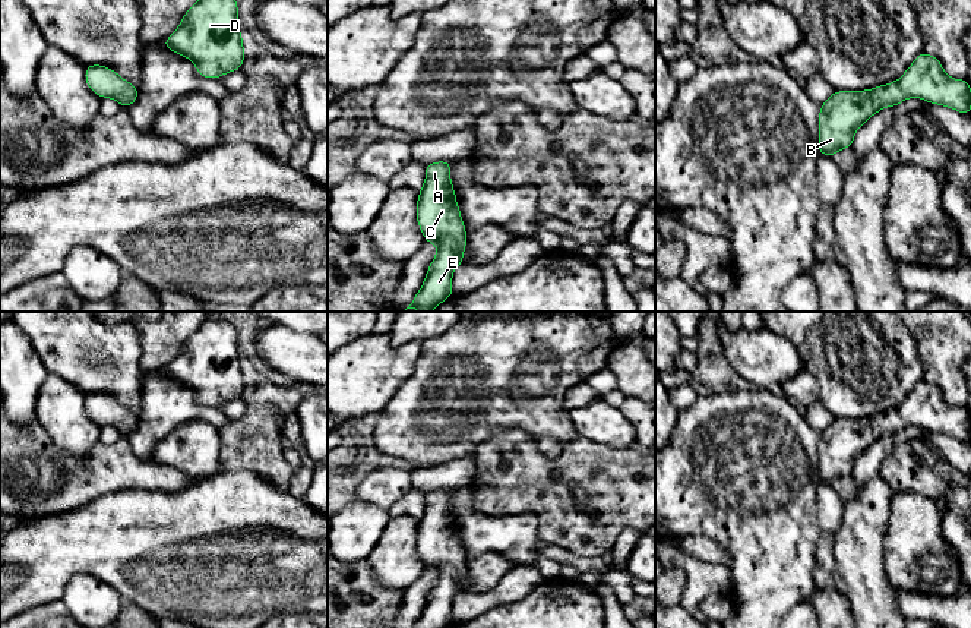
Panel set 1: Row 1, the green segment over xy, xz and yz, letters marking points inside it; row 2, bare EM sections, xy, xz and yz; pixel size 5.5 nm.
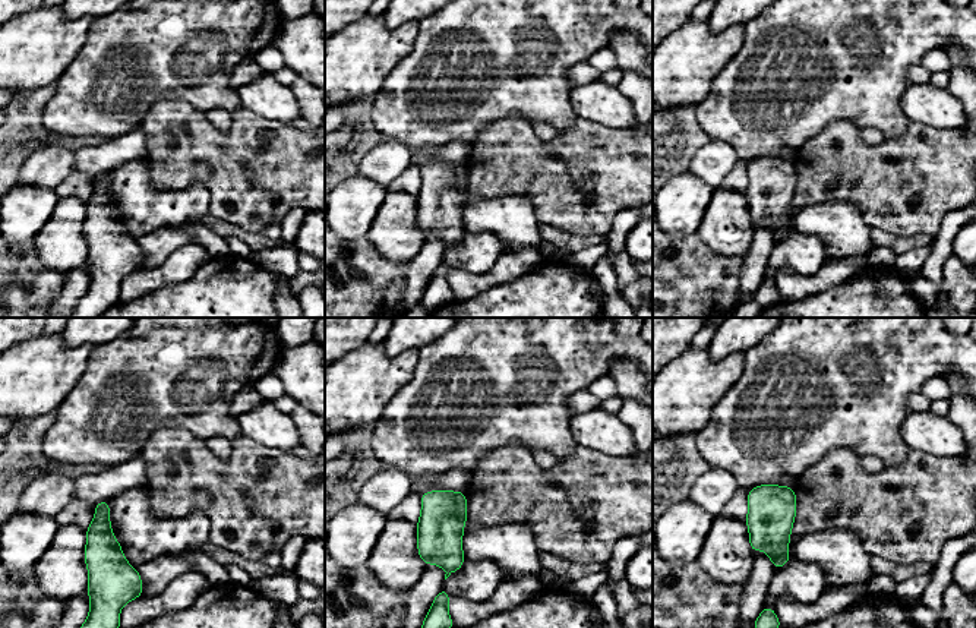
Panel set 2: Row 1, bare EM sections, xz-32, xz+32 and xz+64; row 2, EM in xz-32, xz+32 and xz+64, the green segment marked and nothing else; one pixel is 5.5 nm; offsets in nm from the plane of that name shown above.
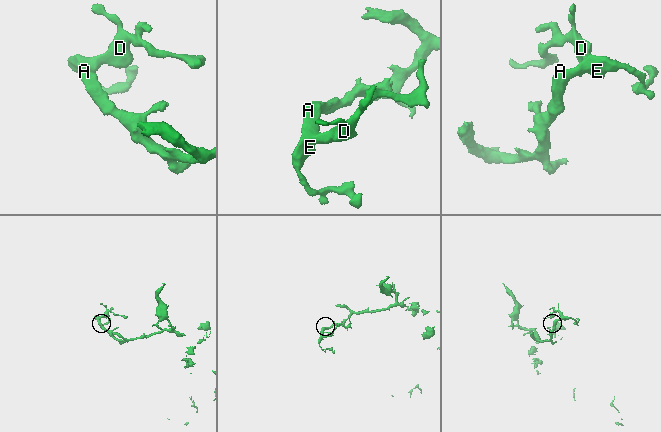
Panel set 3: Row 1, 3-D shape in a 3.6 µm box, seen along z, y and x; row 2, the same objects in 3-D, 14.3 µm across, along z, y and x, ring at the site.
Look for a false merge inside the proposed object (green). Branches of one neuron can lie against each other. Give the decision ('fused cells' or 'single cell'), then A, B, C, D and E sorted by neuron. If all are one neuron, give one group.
single cell; A B C D E

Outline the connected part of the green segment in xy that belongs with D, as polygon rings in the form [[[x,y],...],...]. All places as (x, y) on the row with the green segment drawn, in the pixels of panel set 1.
[[[197,0],[162,45],[190,59],[208,79],[240,70],[246,53],[237,12],[237,0]]]

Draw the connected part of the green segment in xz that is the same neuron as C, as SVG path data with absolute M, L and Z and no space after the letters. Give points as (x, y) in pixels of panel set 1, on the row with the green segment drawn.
M437 161L426 165L426 182L418 192L417 224L424 233L424 244L434 242L437 253L427 269L421 290L404 310L431 312L453 296L452 274L465 263L466 228L464 225L456 195L450 182L452 161Z

